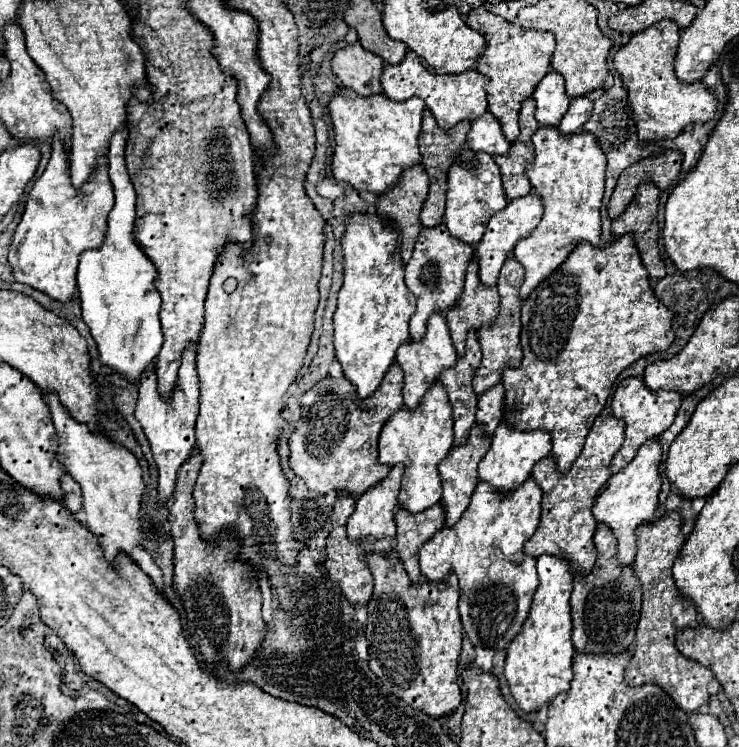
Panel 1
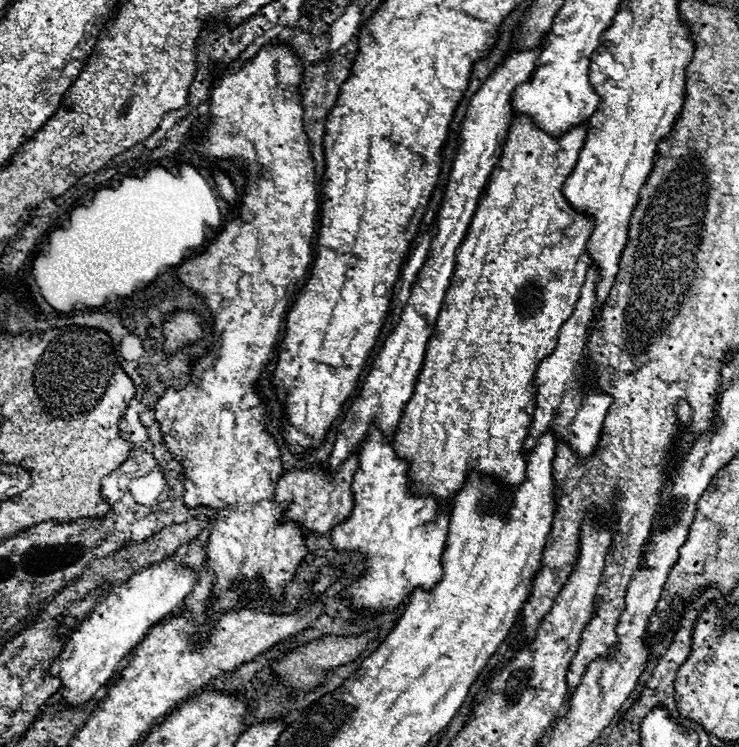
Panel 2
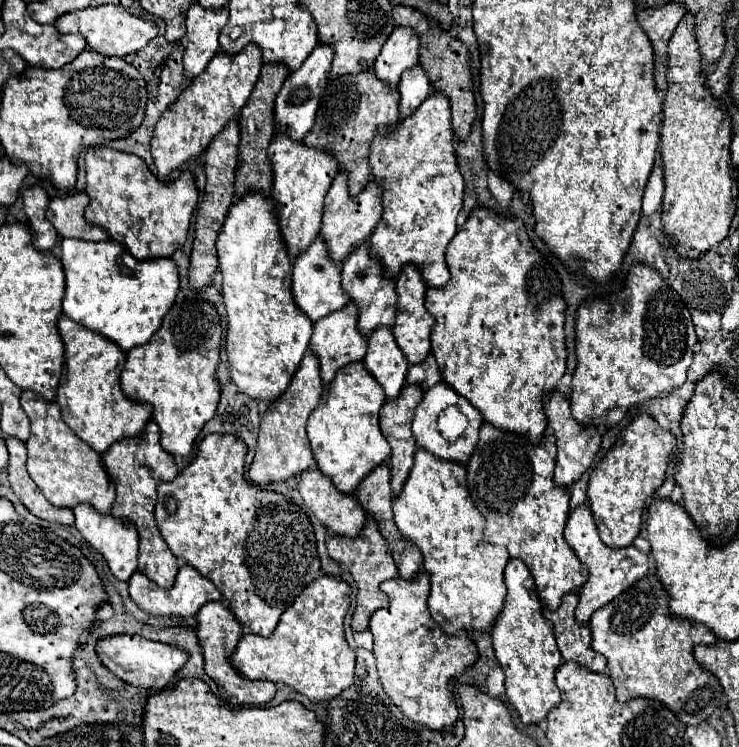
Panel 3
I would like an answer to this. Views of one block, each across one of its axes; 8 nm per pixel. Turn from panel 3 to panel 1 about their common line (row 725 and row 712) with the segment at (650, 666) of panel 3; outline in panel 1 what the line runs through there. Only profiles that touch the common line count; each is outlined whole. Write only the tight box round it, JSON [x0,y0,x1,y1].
[626,512,714,714]

